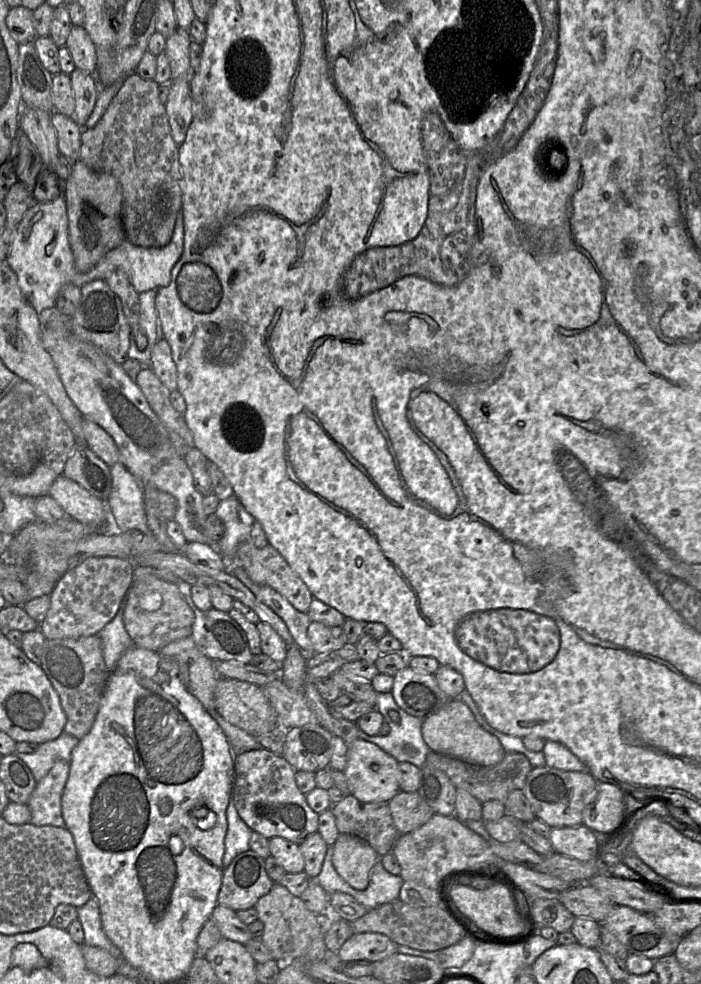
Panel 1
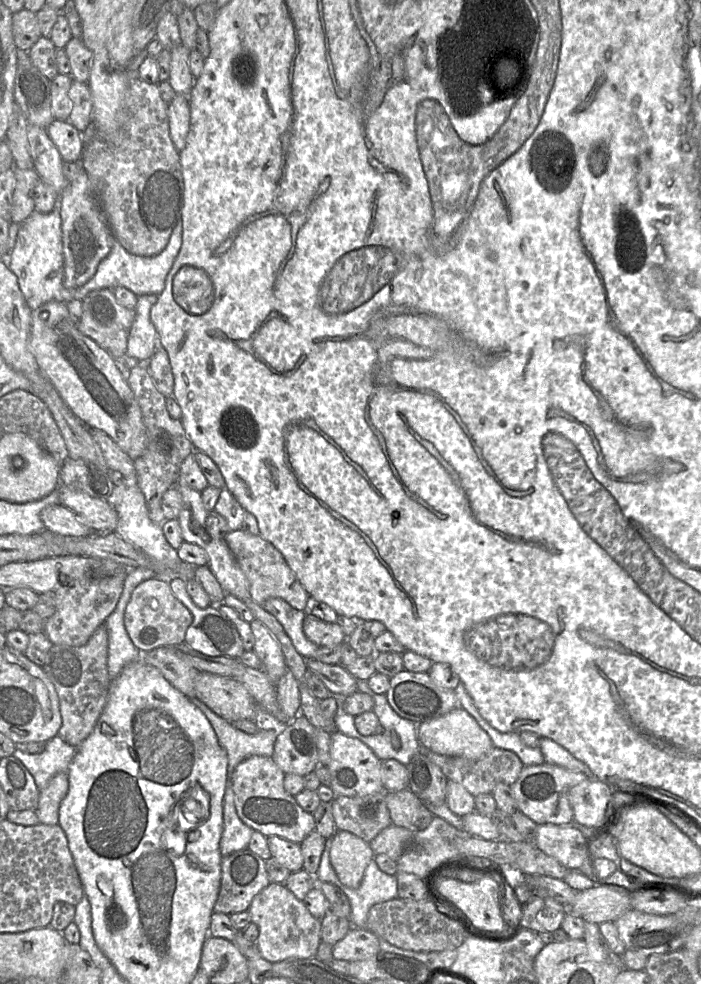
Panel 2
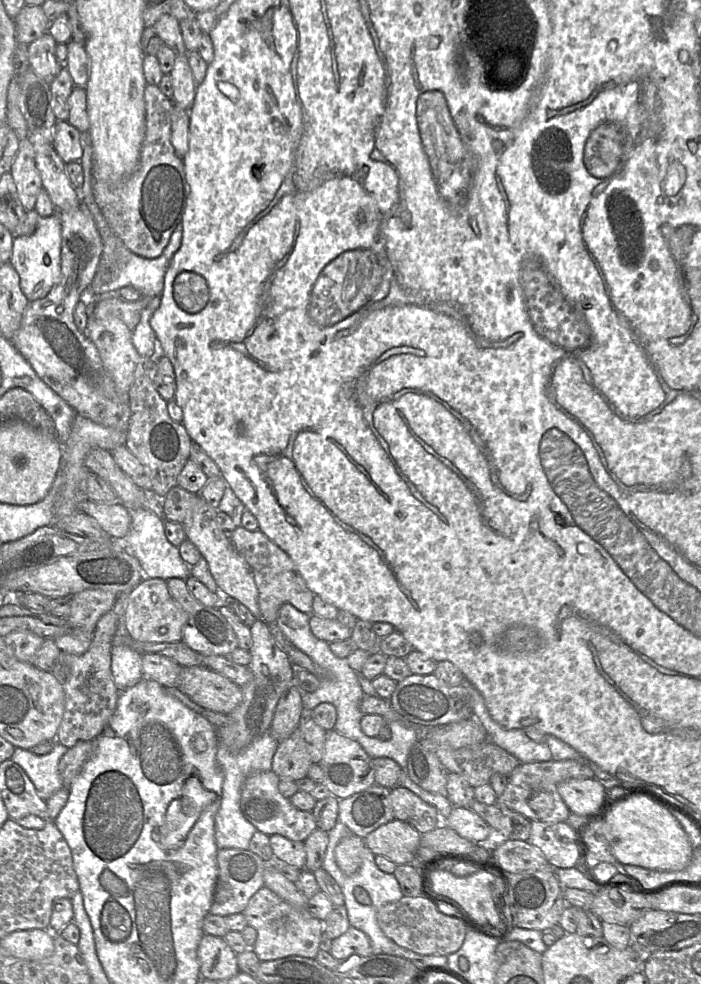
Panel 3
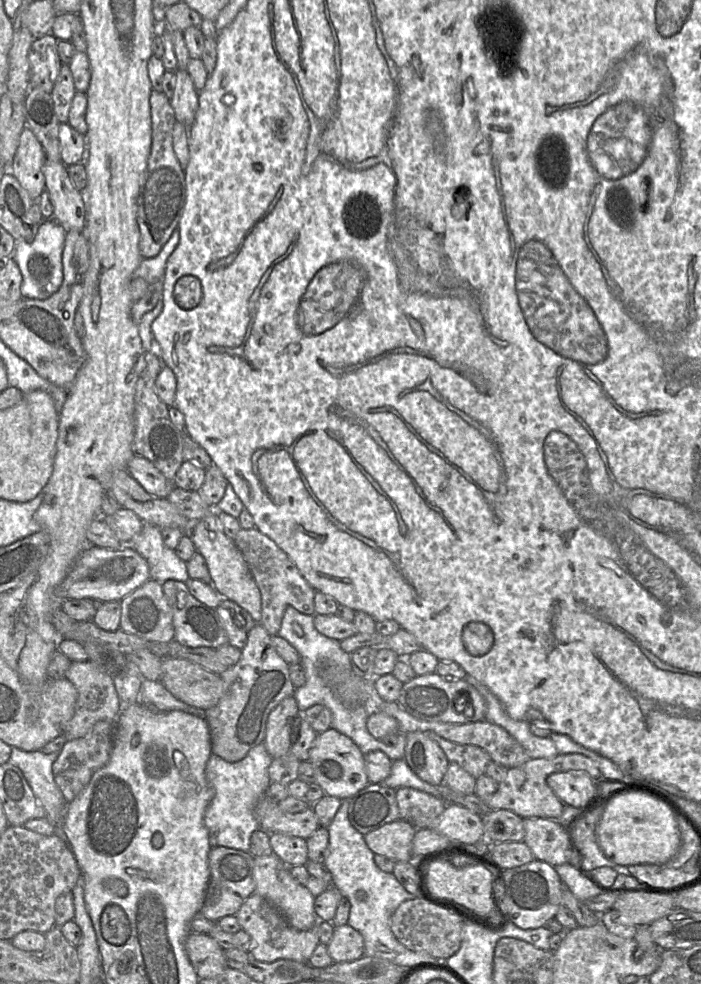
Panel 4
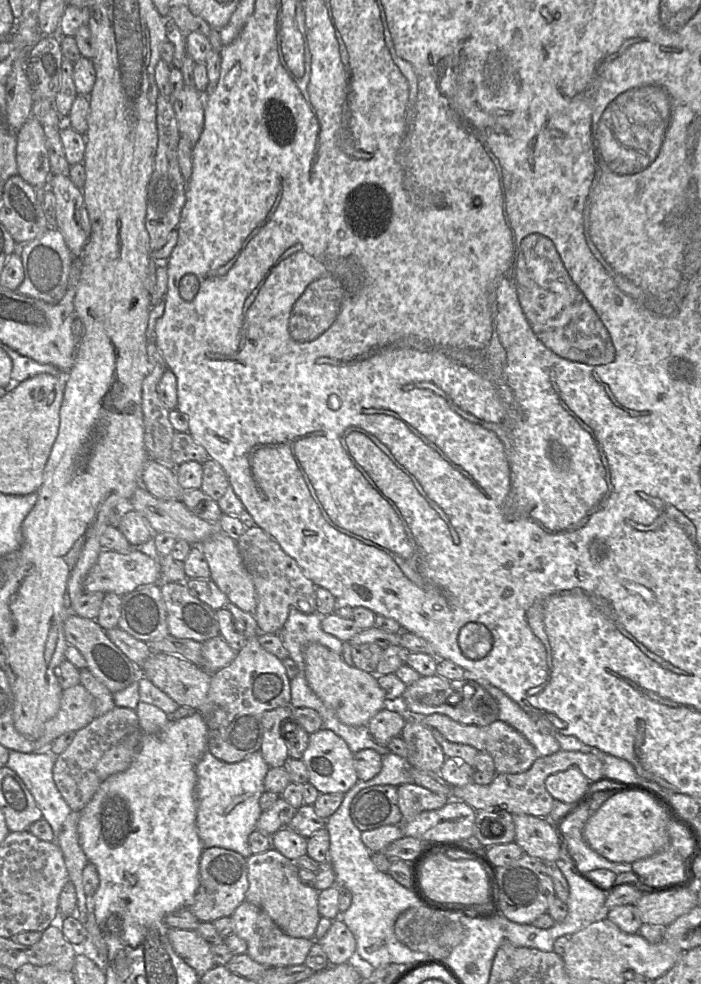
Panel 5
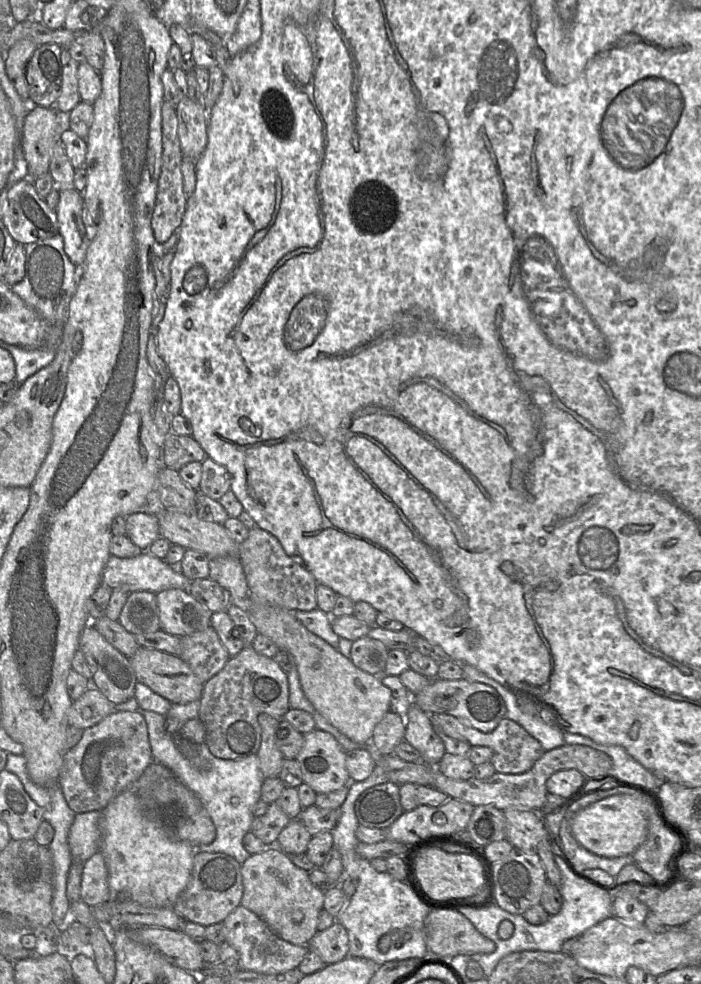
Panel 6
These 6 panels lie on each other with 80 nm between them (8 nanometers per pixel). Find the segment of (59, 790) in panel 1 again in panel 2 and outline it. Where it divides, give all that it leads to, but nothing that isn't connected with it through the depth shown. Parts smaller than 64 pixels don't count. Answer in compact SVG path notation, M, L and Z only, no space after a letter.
M68 771L53 776L48 785L39 791L38 804L34 810L38 821L45 825L58 824L58 809L68 791Z

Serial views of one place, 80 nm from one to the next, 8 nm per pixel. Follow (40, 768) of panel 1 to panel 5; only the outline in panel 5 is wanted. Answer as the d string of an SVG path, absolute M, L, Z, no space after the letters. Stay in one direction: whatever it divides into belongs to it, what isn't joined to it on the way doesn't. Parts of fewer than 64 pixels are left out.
M10 750L8 755L6 767L13 770L21 778L34 798L37 807L41 810L42 818L51 826L53 833L52 842L58 844L57 839L63 823L72 810L54 783L52 769L57 756L49 750L35 751L32 753L21 753Z

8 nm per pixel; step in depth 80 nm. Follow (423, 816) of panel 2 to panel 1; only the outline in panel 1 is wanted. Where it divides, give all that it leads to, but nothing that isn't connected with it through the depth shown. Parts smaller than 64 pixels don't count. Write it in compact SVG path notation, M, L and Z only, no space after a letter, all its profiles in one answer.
M400 791L388 802L388 807L399 835L418 829L433 815L418 792Z

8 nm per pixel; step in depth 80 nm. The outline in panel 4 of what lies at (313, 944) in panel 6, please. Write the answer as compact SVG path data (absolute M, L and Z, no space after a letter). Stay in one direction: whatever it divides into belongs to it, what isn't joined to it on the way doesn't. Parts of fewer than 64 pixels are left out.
M348 924L334 927L327 951L334 963L356 961L365 953L363 936Z

